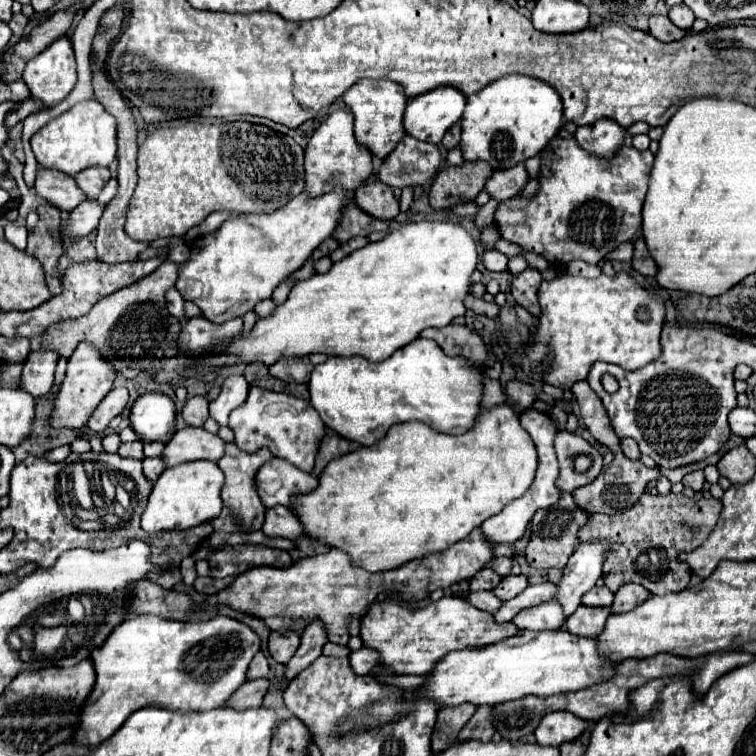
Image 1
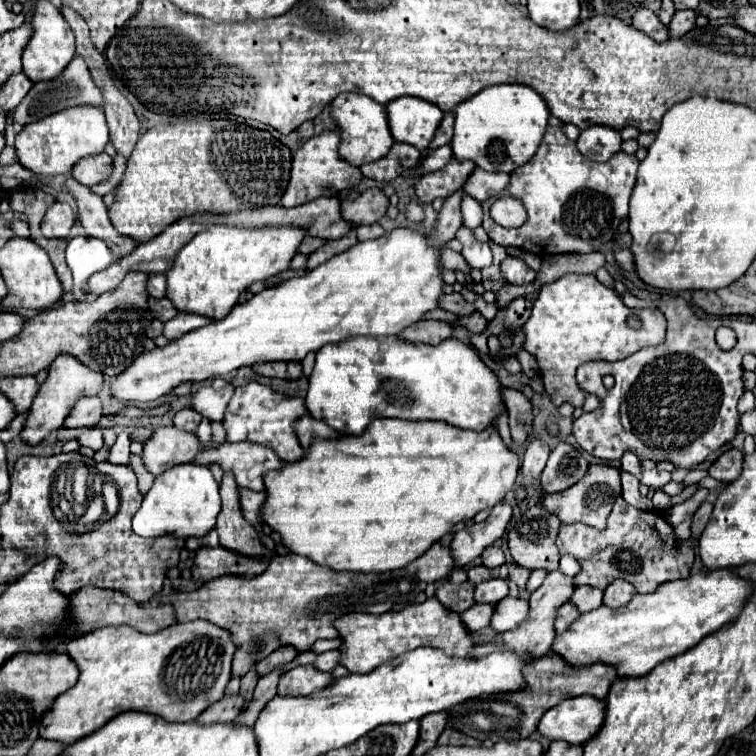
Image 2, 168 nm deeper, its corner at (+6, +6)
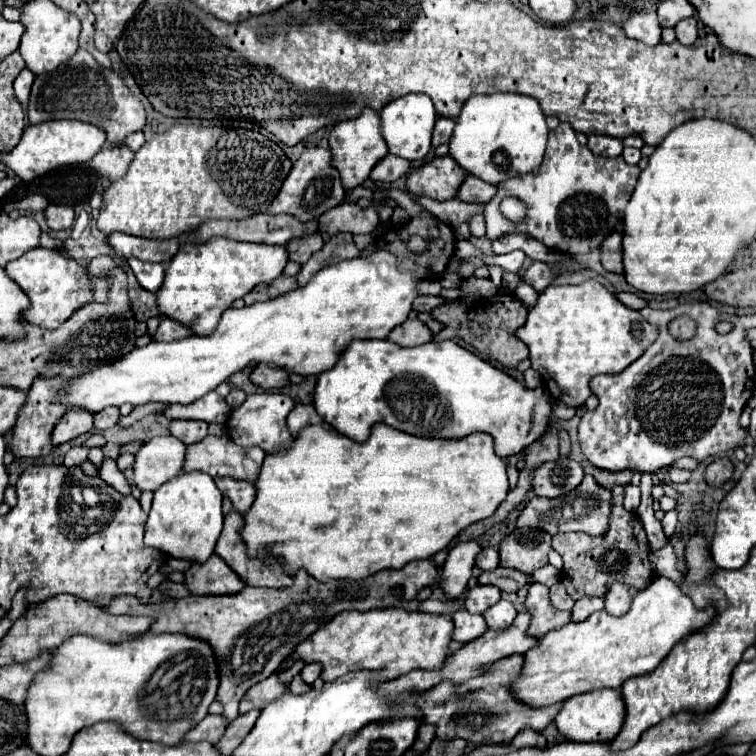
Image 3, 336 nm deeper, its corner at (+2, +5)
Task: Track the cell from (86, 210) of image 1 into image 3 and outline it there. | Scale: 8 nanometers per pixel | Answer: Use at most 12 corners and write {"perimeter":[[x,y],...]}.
{"perimeter":[[51,204],[45,220],[51,230],[73,228],[71,206]]}

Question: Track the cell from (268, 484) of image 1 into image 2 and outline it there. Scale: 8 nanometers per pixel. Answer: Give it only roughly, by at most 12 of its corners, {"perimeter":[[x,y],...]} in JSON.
{"perimeter":[[211,421],[197,429],[195,465],[219,465],[239,487],[263,491],[263,475],[283,467],[273,449],[243,441],[217,447]]}

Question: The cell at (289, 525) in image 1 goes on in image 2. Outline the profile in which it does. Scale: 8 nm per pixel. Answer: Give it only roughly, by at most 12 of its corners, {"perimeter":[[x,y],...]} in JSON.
{"perimeter":[[239,489],[243,517],[261,527],[259,509],[265,493]]}

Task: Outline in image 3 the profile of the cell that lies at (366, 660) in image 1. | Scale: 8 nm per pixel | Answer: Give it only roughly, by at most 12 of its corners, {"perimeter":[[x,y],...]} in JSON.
{"perimeter":[[307,664],[301,676],[307,684],[321,676],[321,664]]}

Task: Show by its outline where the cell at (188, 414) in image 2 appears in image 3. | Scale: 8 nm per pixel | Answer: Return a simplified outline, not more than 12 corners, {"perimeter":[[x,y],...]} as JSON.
{"perimeter":[[173,420],[169,432],[189,446],[207,436],[207,422]]}

